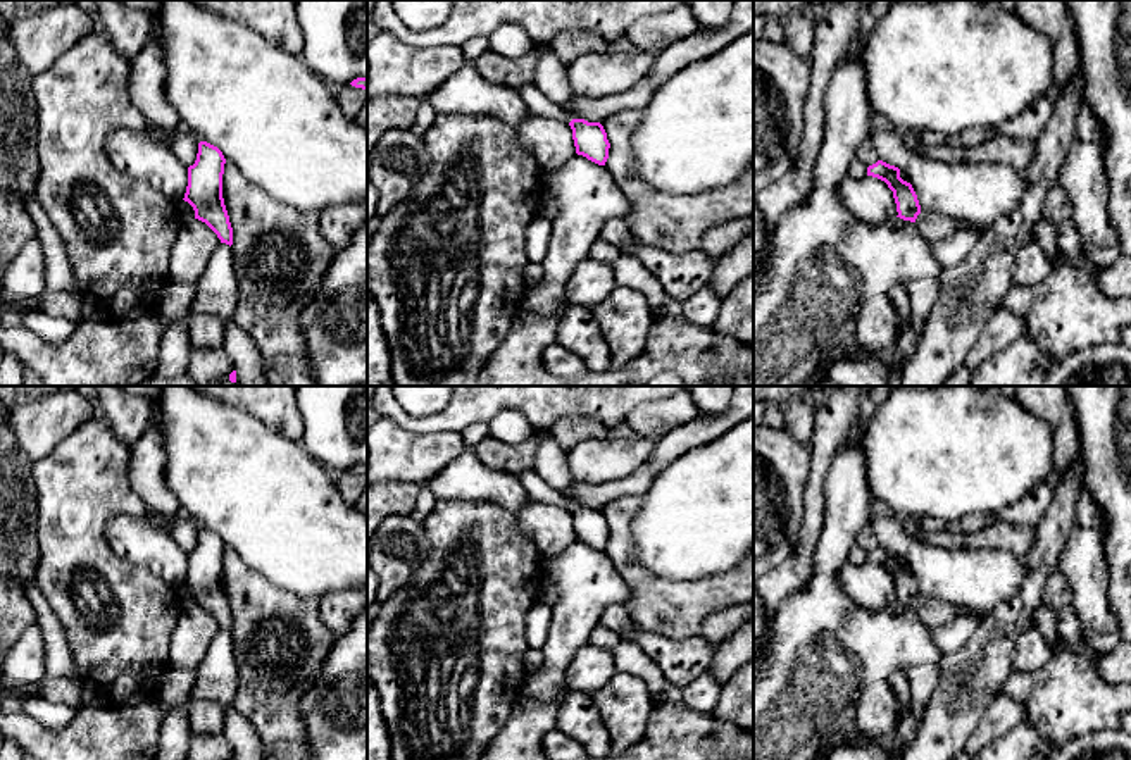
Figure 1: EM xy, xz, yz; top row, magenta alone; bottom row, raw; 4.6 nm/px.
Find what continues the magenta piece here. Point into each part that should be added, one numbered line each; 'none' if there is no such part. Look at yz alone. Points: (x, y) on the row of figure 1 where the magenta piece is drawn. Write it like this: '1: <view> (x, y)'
none

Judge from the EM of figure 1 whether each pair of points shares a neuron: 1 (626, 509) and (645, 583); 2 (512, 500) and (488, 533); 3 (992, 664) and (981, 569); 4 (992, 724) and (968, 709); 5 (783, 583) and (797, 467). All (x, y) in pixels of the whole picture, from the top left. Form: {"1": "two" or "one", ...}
{"1": "one", "2": "two", "3": "two", "4": "two", "5": "two"}

